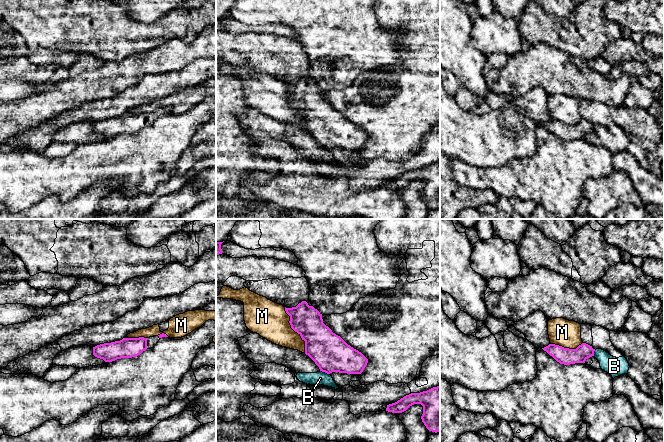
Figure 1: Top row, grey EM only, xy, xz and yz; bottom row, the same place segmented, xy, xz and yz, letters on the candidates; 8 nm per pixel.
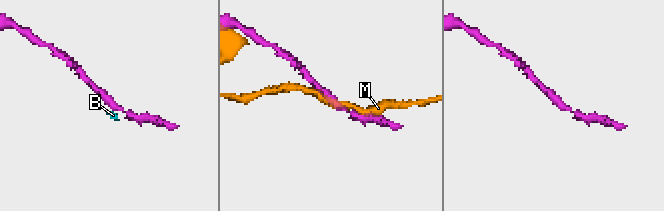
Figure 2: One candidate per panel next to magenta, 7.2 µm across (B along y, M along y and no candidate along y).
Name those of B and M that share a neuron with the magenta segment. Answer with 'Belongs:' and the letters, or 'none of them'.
Belongs: none of them

